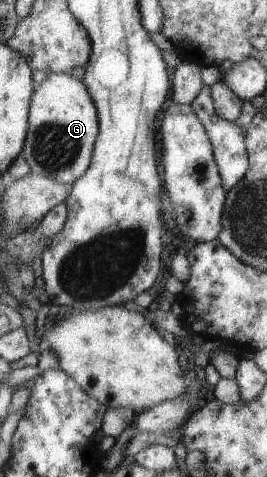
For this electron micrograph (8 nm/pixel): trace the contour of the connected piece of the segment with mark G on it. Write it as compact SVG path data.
M47 73L31 102L29 136L21 156L34 173L73 185L86 174L93 161L101 132L97 104L84 80L76 80L69 73Z

